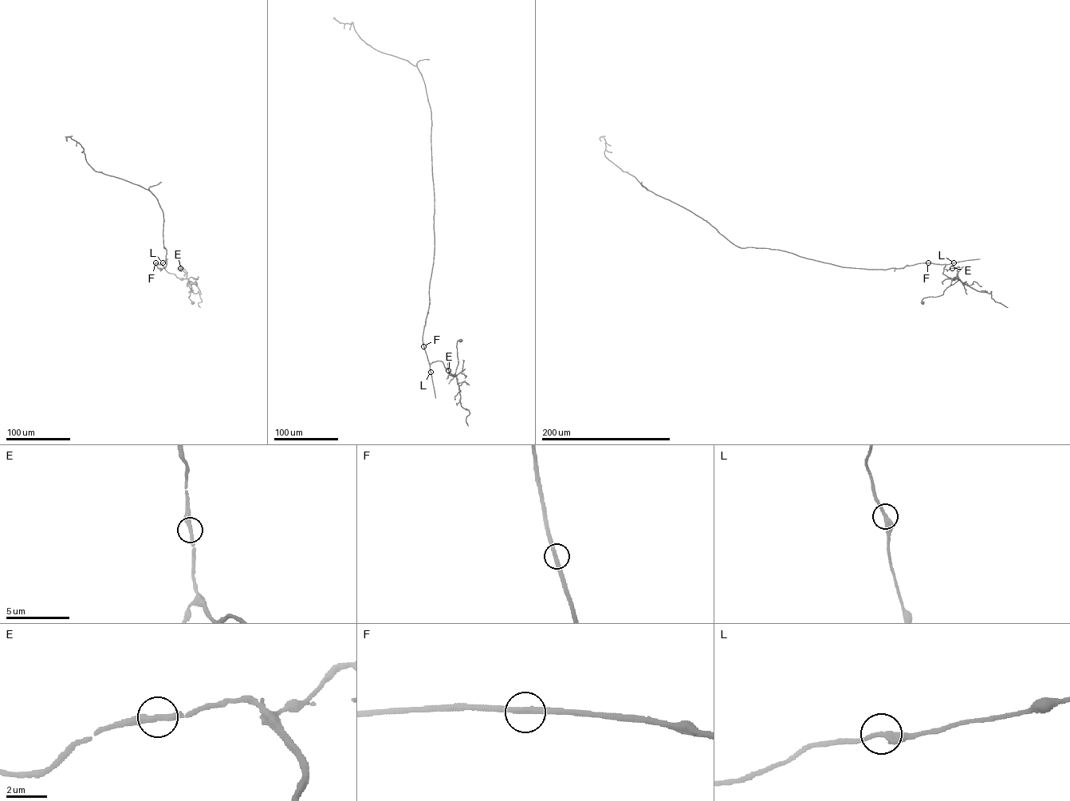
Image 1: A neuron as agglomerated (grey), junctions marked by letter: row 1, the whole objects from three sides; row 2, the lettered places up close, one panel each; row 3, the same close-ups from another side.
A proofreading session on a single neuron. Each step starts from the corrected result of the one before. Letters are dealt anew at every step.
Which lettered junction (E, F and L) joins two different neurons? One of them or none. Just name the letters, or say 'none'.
none

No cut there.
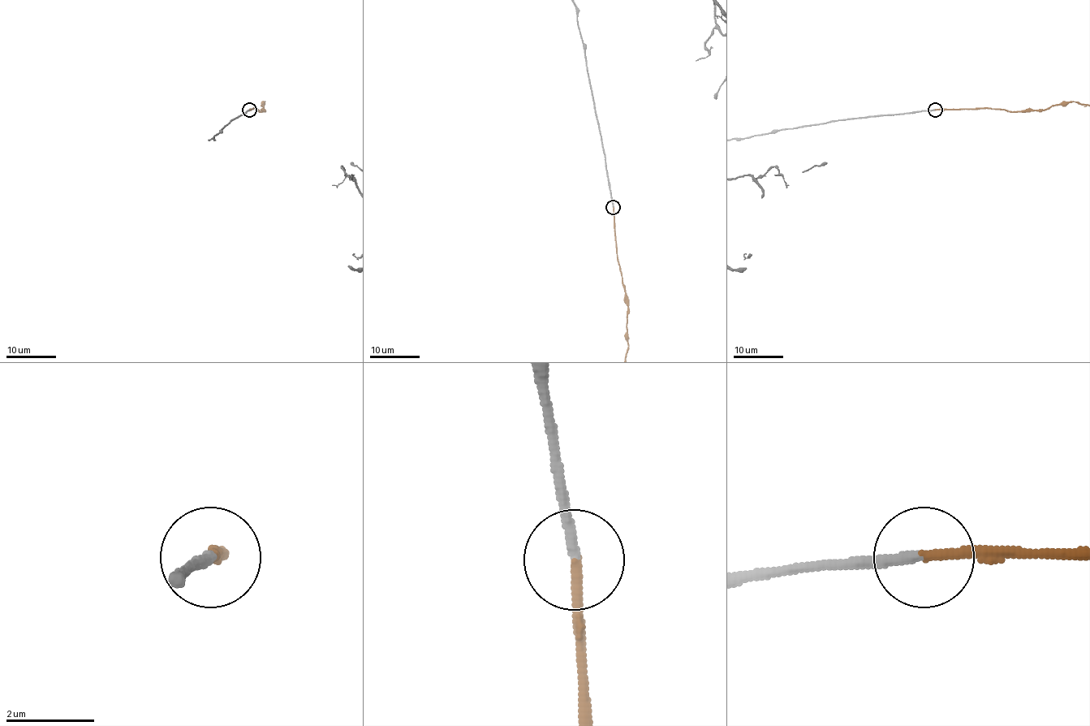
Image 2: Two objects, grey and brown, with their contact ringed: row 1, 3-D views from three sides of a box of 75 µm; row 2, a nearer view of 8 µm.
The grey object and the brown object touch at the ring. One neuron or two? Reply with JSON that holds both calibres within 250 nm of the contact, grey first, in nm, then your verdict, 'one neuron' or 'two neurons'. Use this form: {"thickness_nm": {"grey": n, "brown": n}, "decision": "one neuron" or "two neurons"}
{"thickness_nm": {"grey": 240, "brown": 240}, "decision": "one neuron"}

